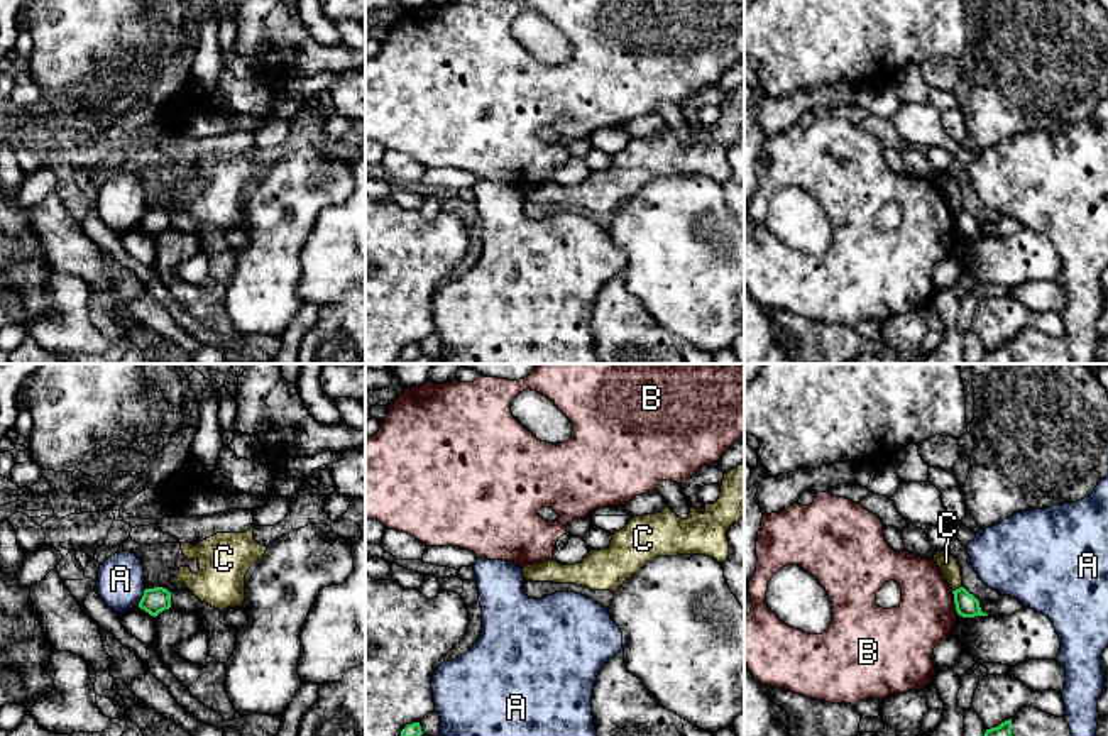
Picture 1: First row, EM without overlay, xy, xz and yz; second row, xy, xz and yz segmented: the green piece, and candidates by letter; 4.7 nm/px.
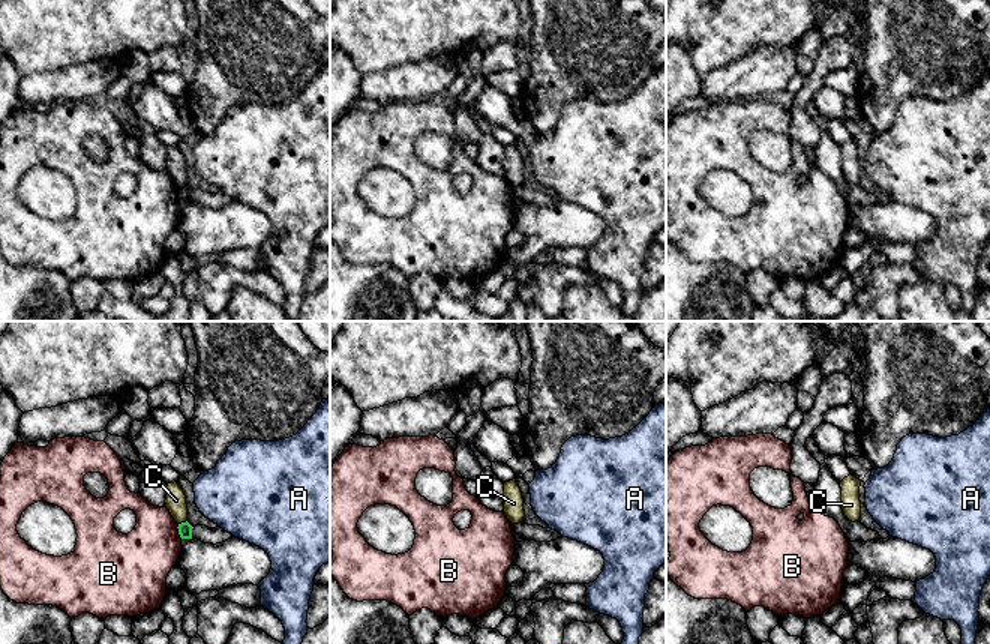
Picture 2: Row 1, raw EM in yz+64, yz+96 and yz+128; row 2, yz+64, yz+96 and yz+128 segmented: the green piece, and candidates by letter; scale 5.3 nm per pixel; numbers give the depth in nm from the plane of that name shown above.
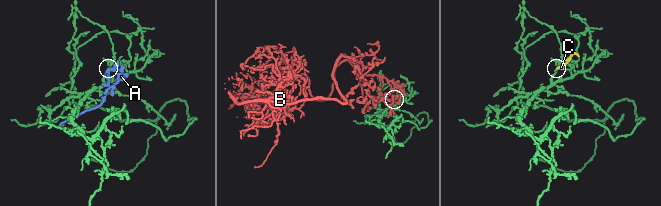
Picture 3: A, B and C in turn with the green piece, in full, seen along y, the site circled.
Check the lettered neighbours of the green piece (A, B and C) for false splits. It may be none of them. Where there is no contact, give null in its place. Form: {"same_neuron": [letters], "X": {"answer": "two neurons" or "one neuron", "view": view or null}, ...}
{"same_neuron": [], "A": {"answer": "two neurons", "view": "xy"}, "B": {"answer": "two neurons", "view": "yz"}, "C": {"answer": "two neurons", "view": "yz"}}

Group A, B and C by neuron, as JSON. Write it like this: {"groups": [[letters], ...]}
{"groups": [["A"], ["B"], ["C"]]}

